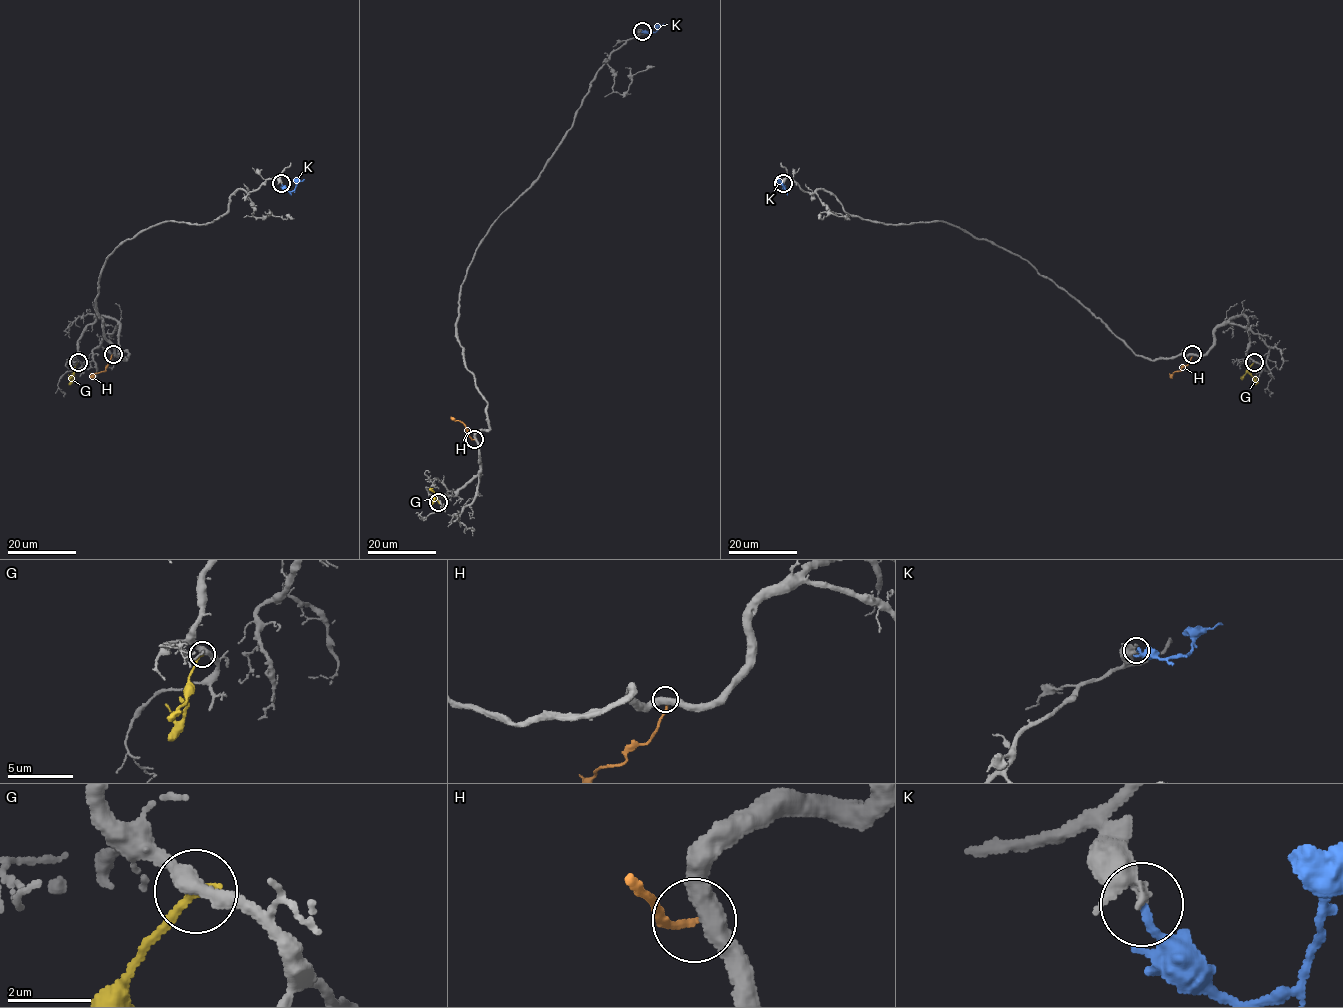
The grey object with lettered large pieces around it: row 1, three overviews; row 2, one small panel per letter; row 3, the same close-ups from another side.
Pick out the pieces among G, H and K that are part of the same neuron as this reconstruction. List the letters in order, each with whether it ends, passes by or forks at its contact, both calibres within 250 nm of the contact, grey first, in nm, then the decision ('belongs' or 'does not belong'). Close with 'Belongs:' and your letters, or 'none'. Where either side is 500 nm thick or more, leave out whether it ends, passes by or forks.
G: it ends; calibres 400 and 220 nm; does not belong
H: it ends; calibres 480 and 150 nm; does not belong
K: it ends; calibres 240 and 170 nm; belongs
Belongs: K

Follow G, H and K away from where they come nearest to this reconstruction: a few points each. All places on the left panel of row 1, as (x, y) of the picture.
G: (78, 361), (74, 377), (71, 380), (68, 374)
H: (113, 354), (105, 371), (90, 378)
K: (281, 183), (292, 191), (297, 182), (304, 179)

